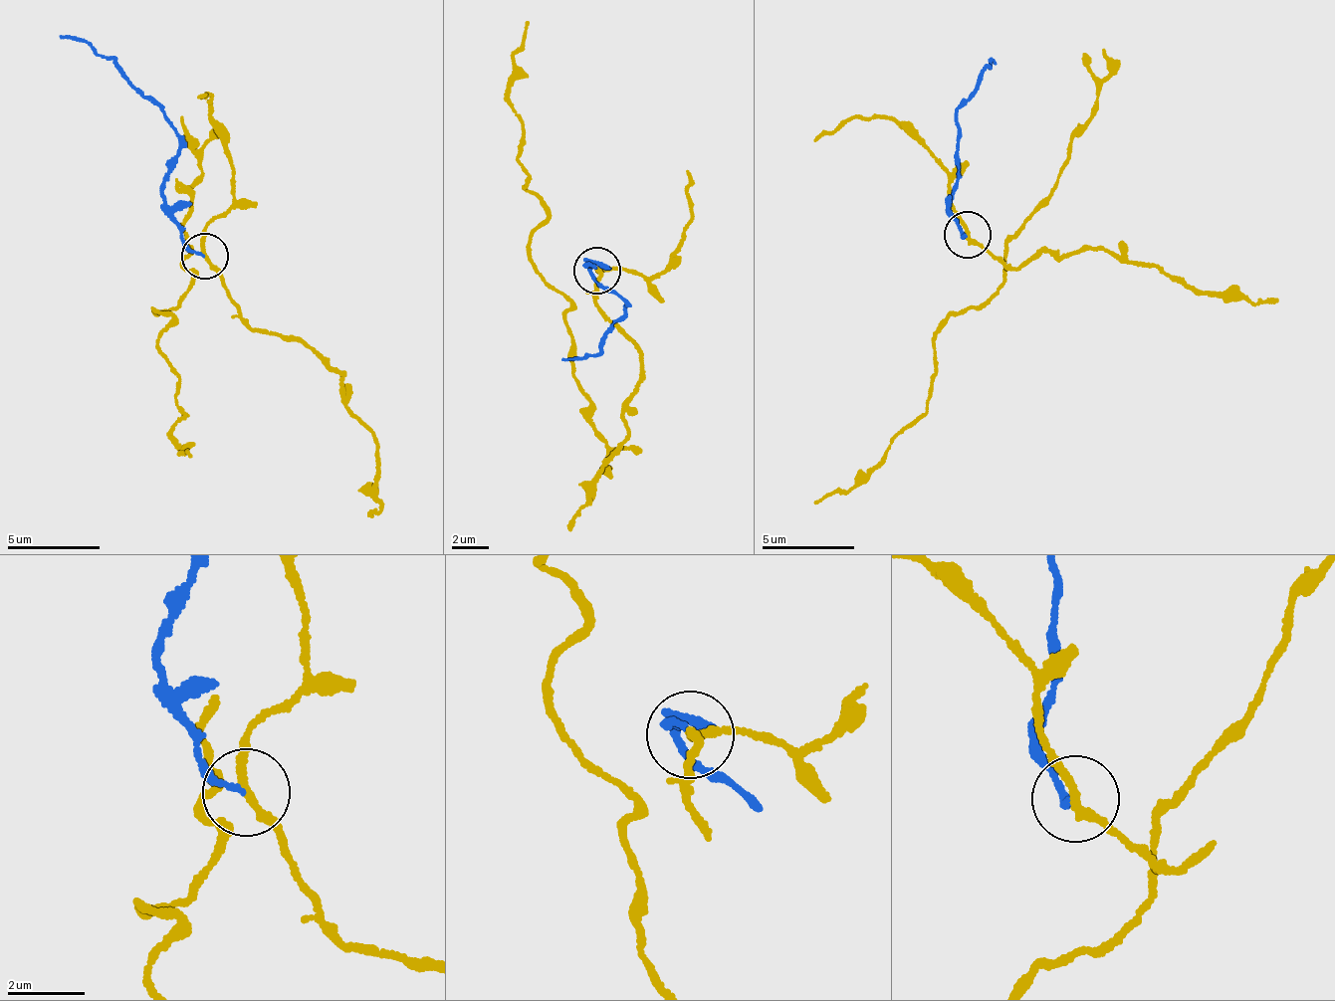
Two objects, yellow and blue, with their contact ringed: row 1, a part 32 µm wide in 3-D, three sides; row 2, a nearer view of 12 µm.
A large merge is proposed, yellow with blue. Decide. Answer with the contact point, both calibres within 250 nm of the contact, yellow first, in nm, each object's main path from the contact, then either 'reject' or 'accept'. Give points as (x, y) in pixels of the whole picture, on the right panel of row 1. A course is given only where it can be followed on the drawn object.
(968, 234) | 200/140 nm | yellow via (967, 236), (1013, 269), (1043, 249), (1117, 249), (1203, 294), (1279, 299) | blue via (967, 236), (960, 235), (952, 213), (958, 171), (955, 117), (986, 66), (993, 62) | reject

